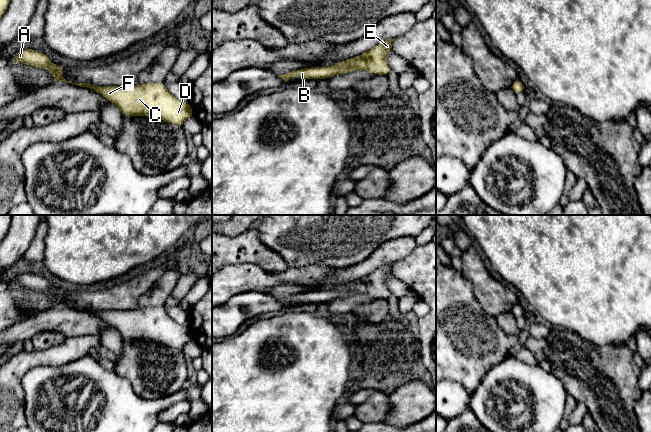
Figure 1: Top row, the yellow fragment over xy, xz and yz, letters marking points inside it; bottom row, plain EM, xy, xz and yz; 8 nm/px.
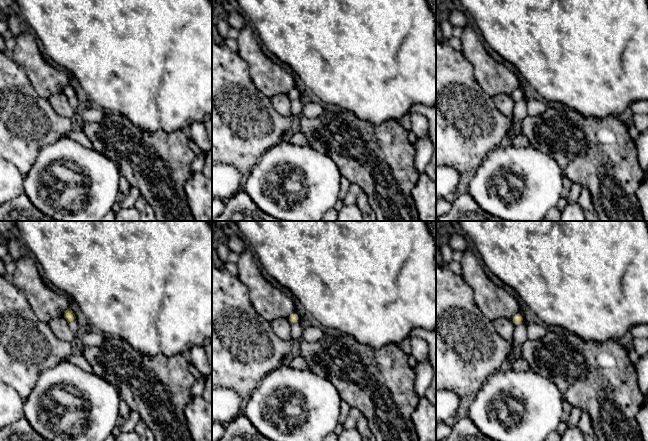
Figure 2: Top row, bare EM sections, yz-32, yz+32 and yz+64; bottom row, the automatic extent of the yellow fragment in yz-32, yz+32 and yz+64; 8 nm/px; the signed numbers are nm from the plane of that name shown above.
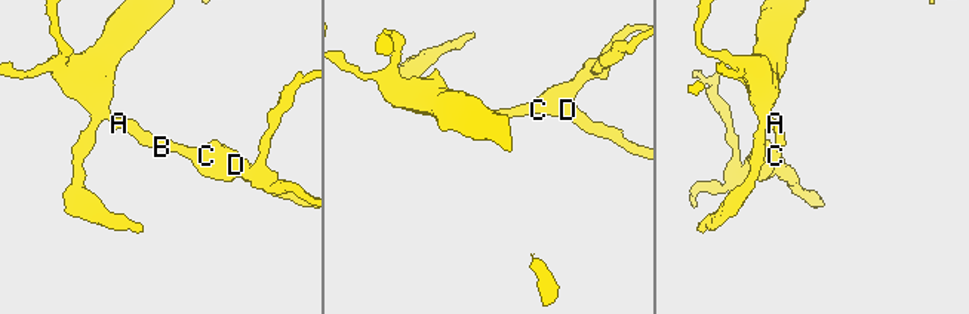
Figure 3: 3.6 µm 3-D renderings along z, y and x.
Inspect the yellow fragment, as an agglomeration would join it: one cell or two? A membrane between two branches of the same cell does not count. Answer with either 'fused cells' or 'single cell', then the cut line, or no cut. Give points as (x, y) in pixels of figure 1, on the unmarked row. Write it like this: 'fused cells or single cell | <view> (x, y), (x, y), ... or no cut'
single cell | no cut

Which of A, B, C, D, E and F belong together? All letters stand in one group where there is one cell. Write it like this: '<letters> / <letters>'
A B C D E F

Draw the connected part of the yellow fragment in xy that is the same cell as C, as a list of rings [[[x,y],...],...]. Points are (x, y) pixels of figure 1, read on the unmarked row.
[[[23,273],[21,275],[15,276],[12,281],[12,287],[24,287],[26,289],[30,289],[36,292],[44,293],[50,295],[54,299],[54,305],[64,305],[66,307],[71,307],[73,309],[77,309],[80,311],[87,311],[93,313],[94,315],[98,316],[104,322],[106,322],[111,327],[118,330],[119,334],[124,340],[146,340],[151,342],[160,343],[167,347],[174,348],[175,350],[182,350],[188,342],[194,341],[193,333],[188,325],[180,325],[175,322],[166,312],[164,306],[158,307],[145,307],[141,309],[132,309],[132,310],[106,310],[106,311],[98,311],[93,310],[89,307],[73,307],[71,305],[67,305],[63,300],[62,297],[64,296],[64,292],[61,290],[54,289],[50,283],[47,281],[46,278],[36,275],[35,273]]]

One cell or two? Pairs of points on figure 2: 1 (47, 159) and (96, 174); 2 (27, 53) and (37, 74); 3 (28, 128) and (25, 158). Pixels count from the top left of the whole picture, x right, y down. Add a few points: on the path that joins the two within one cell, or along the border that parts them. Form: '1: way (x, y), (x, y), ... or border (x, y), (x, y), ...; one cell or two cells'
1: way (59, 156), (78, 156), (84, 162); one cell
2: way (30, 58), (37, 69); one cell
3: way (25, 135), (25, 151); one cell

